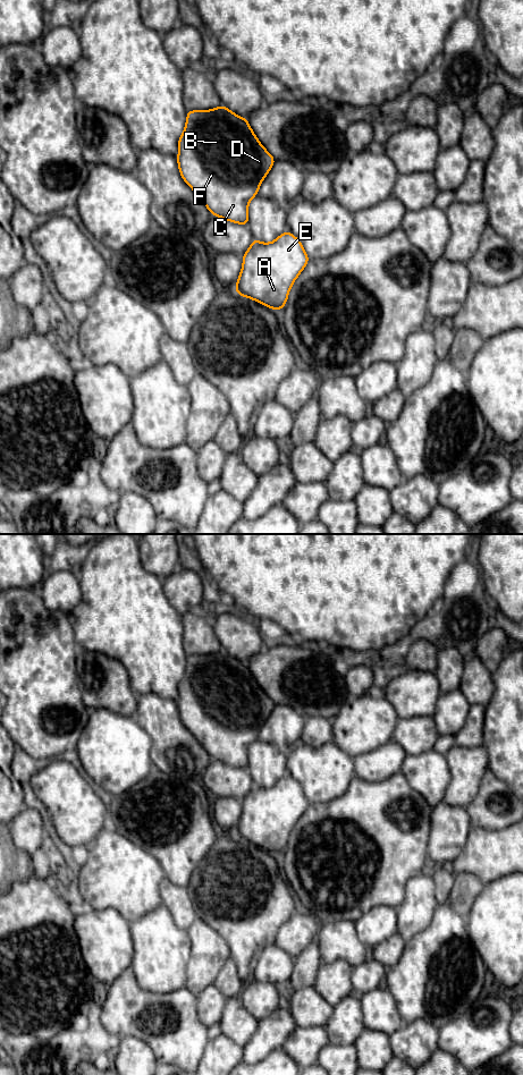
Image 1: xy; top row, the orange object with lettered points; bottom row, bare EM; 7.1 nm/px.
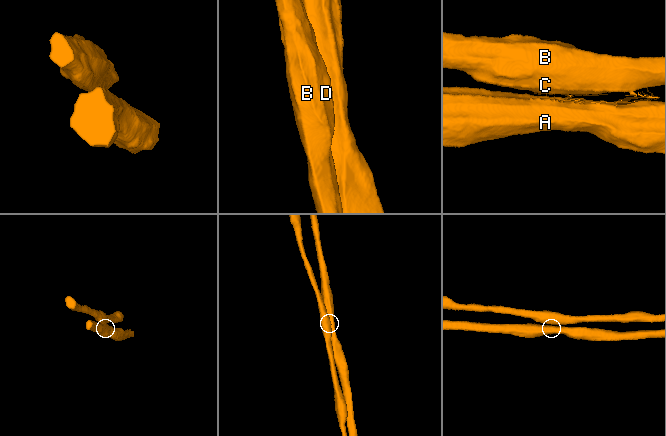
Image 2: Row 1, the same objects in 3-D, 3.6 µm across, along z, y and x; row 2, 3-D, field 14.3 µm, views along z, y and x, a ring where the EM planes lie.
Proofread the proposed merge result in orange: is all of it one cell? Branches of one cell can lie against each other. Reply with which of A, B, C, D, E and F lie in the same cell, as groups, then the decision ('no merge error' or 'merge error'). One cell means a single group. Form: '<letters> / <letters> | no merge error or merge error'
A E / B C D F | merge error

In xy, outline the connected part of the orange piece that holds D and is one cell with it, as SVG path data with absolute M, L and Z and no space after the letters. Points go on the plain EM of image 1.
M223 649L211 654L191 654L178 684L177 708L183 725L194 735L212 760L248 771L248 747L258 739L261 727L271 714L276 703L260 687L247 662L231 657Z

